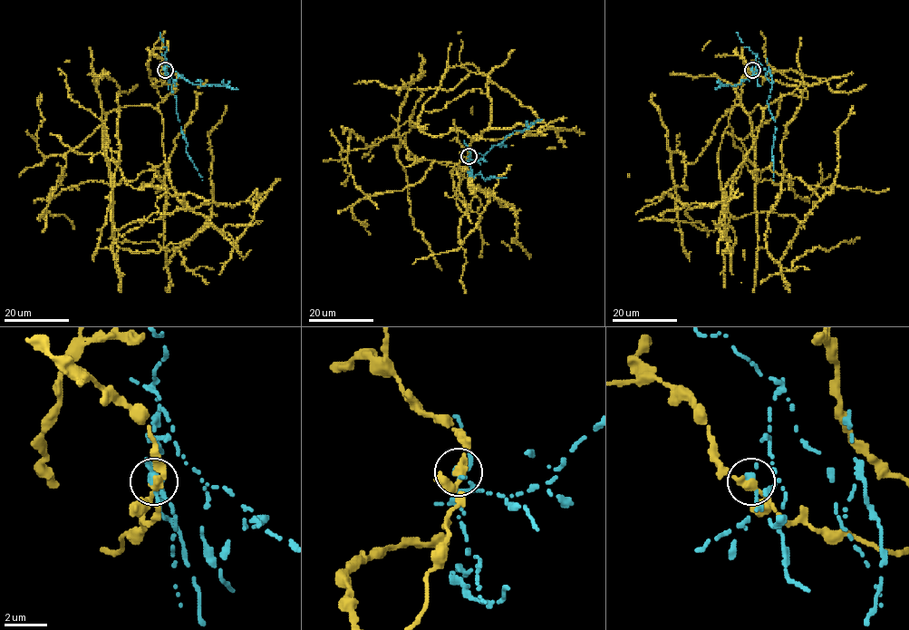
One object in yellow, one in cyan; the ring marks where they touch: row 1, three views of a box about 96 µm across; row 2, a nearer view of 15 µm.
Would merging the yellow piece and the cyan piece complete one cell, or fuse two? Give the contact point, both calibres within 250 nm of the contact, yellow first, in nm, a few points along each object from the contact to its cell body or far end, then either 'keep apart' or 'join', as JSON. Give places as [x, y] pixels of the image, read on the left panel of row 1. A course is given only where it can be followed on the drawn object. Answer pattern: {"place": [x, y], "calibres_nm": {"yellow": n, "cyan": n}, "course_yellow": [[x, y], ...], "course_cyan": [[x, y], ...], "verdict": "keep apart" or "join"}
{"place": [165, 70], "calibres_nm": {"yellow": 320, "cyan": 380}, "course_yellow": [[165, 70], [157, 108], [101, 105], [117, 245], [234, 241], [257, 206], [180, 208]], "course_cyan": [[165, 70], [168, 62], [165, 56], [165, 74], [177, 101], [176, 109], [188, 144], [186, 151], [203, 180]], "verdict": "keep apart"}

